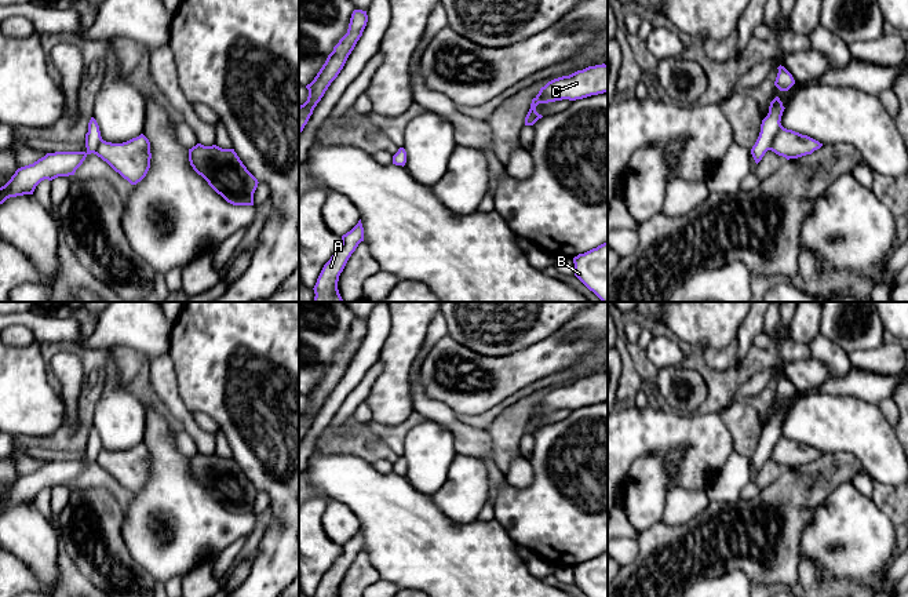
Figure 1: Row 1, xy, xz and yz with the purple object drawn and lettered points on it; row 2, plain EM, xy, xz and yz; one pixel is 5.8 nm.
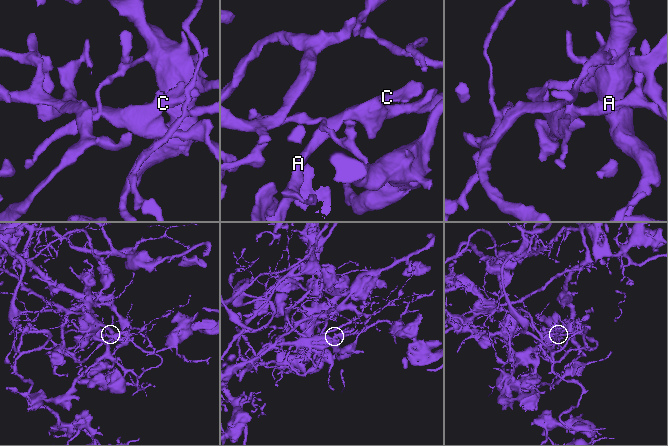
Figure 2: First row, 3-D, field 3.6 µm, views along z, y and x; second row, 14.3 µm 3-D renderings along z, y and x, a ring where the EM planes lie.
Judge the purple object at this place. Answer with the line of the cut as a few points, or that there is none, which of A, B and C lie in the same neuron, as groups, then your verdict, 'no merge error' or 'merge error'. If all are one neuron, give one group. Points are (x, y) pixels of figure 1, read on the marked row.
cut in yz along (779, 120), (768, 119), (761, 130); A C / B; merge error

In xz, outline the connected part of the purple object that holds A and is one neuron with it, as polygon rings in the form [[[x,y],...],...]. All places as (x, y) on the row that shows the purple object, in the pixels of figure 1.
[[[360,219],[350,232],[342,236],[340,247],[324,265],[313,288],[316,294],[313,302],[344,302],[338,290],[339,276],[361,241],[364,241],[364,227]]]

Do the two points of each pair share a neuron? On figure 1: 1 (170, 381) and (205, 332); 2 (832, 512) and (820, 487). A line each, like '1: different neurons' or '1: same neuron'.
1: different neurons
2: different neurons

